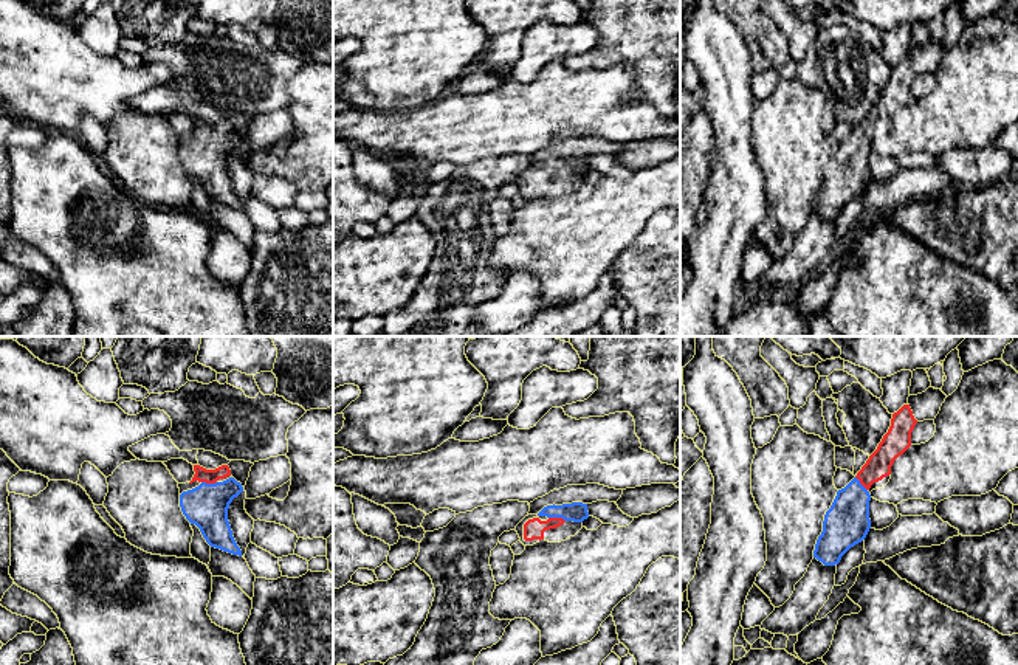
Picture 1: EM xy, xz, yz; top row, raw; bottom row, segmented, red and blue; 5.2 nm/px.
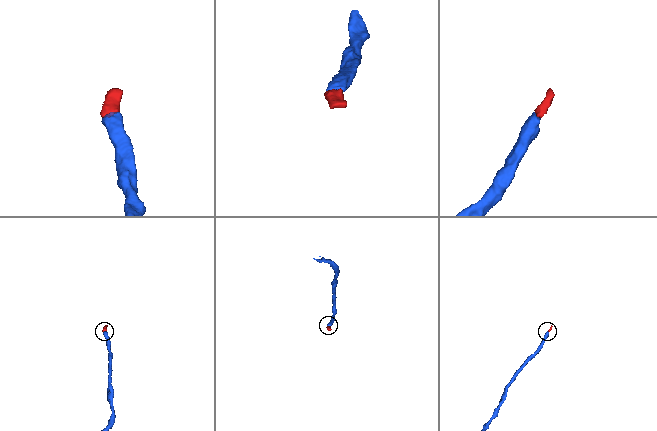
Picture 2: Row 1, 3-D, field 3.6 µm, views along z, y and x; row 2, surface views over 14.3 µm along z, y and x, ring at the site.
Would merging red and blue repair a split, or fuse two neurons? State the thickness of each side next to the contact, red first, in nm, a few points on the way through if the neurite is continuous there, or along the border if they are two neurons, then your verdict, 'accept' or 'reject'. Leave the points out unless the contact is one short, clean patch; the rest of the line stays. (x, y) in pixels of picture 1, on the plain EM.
110/110 nm | across xz (533, 182), (546, 179), (557, 171), (564, 165), (577, 165) | accept

